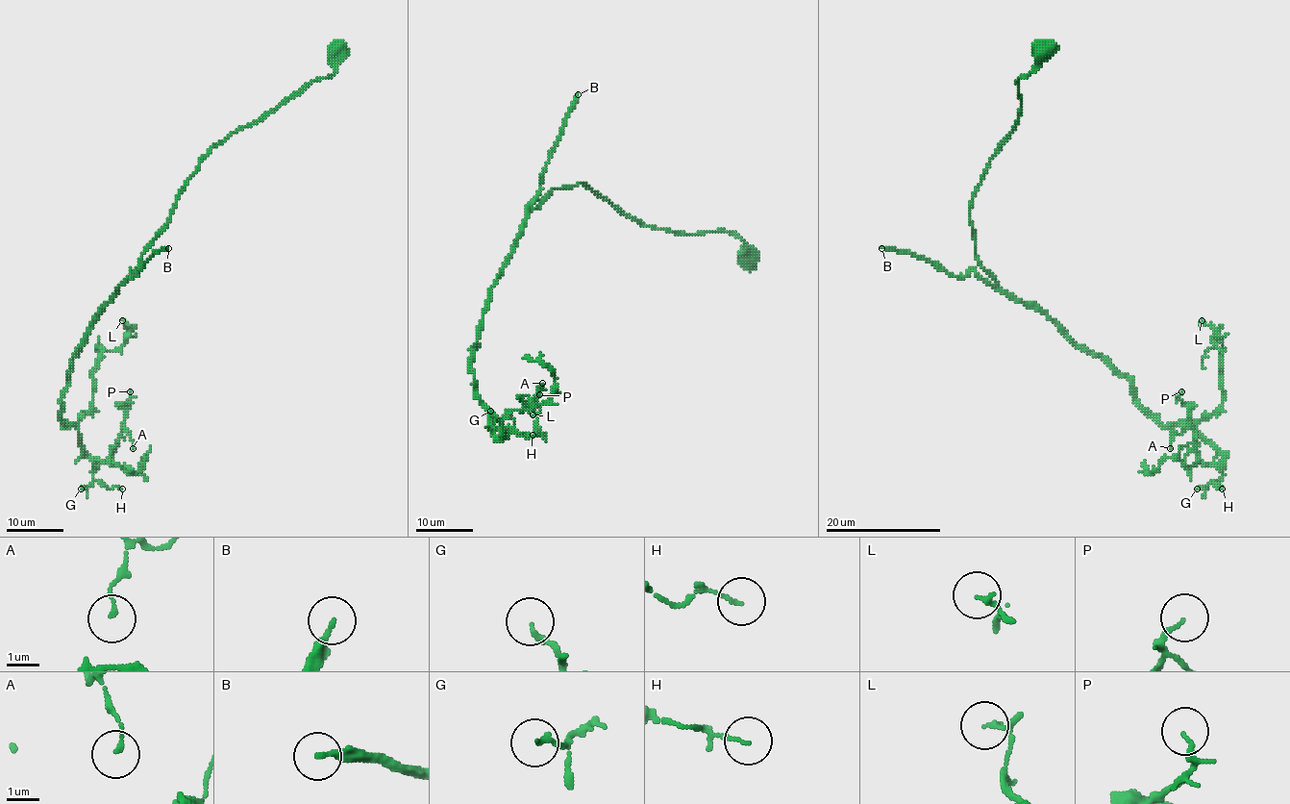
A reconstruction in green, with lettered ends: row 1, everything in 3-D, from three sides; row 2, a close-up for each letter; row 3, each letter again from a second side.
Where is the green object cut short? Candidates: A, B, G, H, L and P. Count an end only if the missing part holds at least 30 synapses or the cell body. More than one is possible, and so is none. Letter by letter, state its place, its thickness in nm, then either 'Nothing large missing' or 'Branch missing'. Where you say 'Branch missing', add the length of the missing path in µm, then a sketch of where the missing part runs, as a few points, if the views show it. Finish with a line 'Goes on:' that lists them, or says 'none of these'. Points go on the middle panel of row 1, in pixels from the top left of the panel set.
A: Place: (542, 383). Thickness 120 nm. Nothing large missing
B: Place: (578, 94). Thickness 170 nm. Branch missing. Missing length about 250 µm
G: Place: (490, 411). Thickness 160 nm. Nothing large missing
H: Place: (533, 435). Thickness 100 nm. Nothing large missing
L: Place: (533, 414). Thickness 100 nm. Nothing large missing
P: Place: (539, 394). Thickness 130 nm. Nothing large missing
Goes on: B

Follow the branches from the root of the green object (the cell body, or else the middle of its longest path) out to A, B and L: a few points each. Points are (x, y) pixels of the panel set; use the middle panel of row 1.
A: (751, 252), (726, 231), (646, 227), (585, 184), (555, 188), (490, 289), (470, 364), (498, 438), (542, 383)
B: (751, 252), (726, 231), (679, 234), (646, 227), (585, 184), (555, 188), (530, 210), (578, 94)
L: (751, 252), (555, 188), (472, 349), (501, 434), (533, 437), (533, 414)

